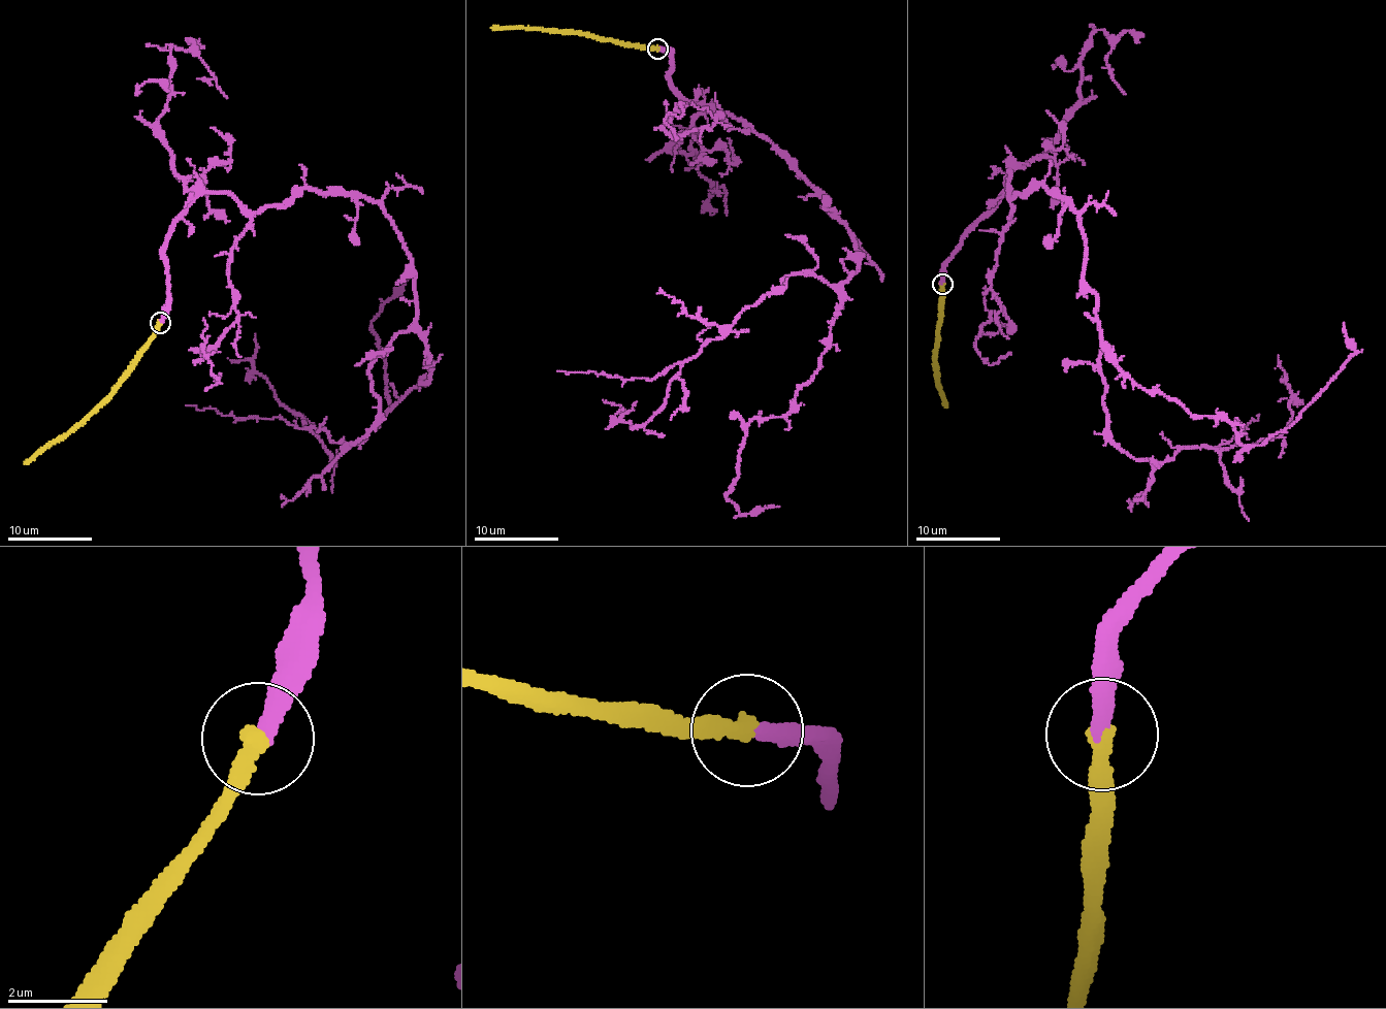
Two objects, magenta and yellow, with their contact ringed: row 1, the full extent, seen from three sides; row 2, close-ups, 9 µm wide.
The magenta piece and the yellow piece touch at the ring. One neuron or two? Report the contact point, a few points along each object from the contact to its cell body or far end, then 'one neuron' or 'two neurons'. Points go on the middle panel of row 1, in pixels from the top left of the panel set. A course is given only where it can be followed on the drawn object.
place (657, 49); course magenta (657, 49), (676, 92), (745, 121), (862, 256), (843, 282), (780, 279), (633, 429), (621, 419), (636, 401); course yellow (657, 49), (540, 29), (490, 27); one neuron

